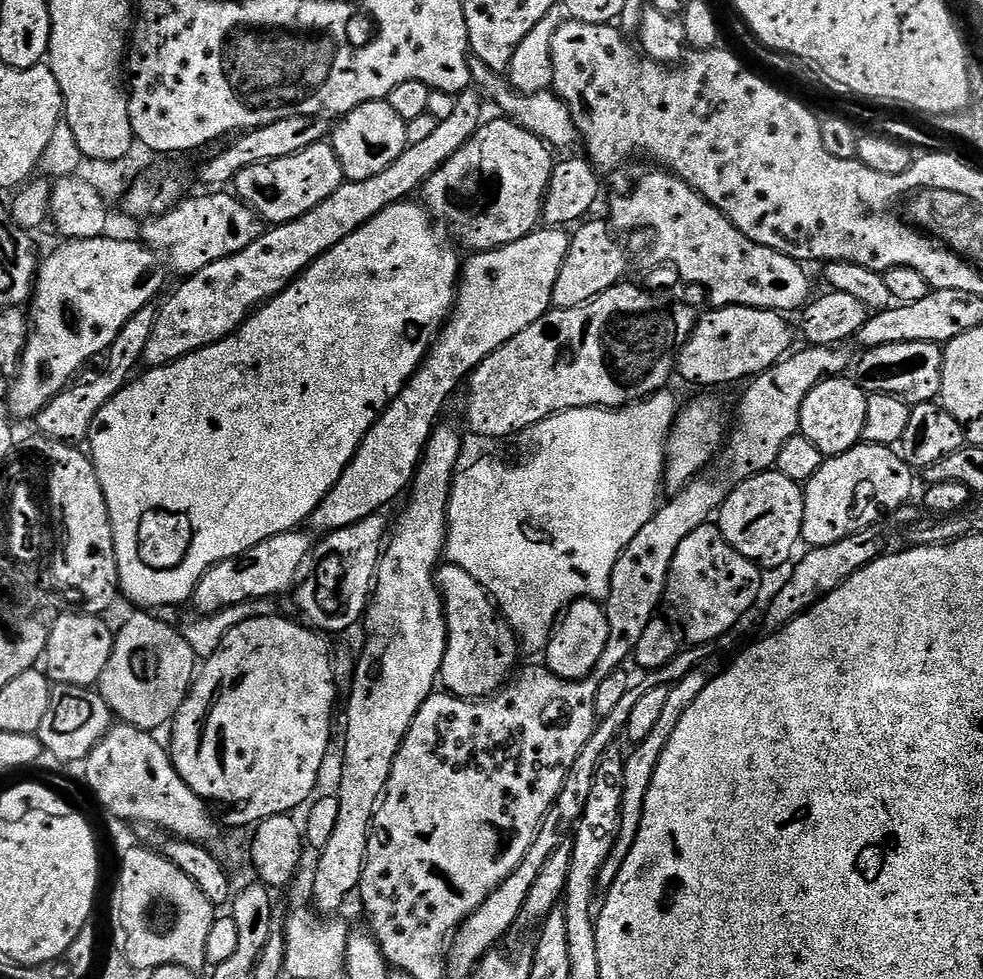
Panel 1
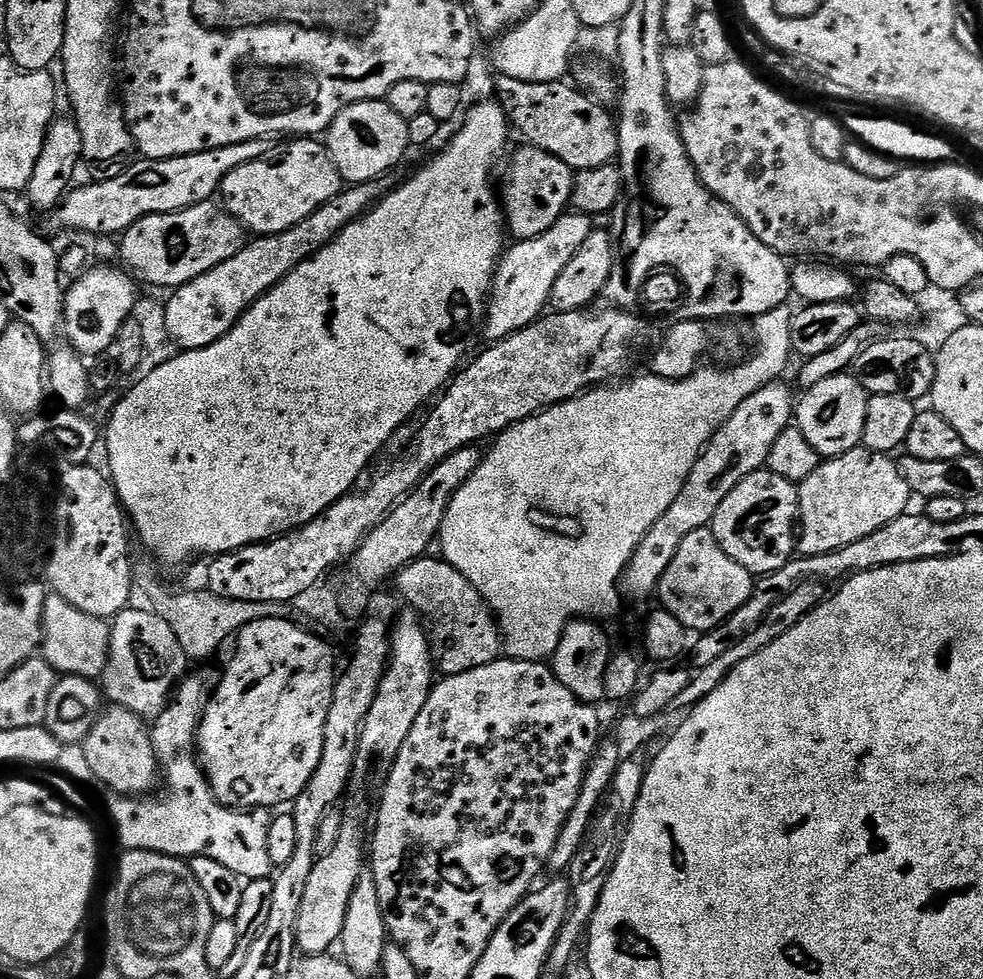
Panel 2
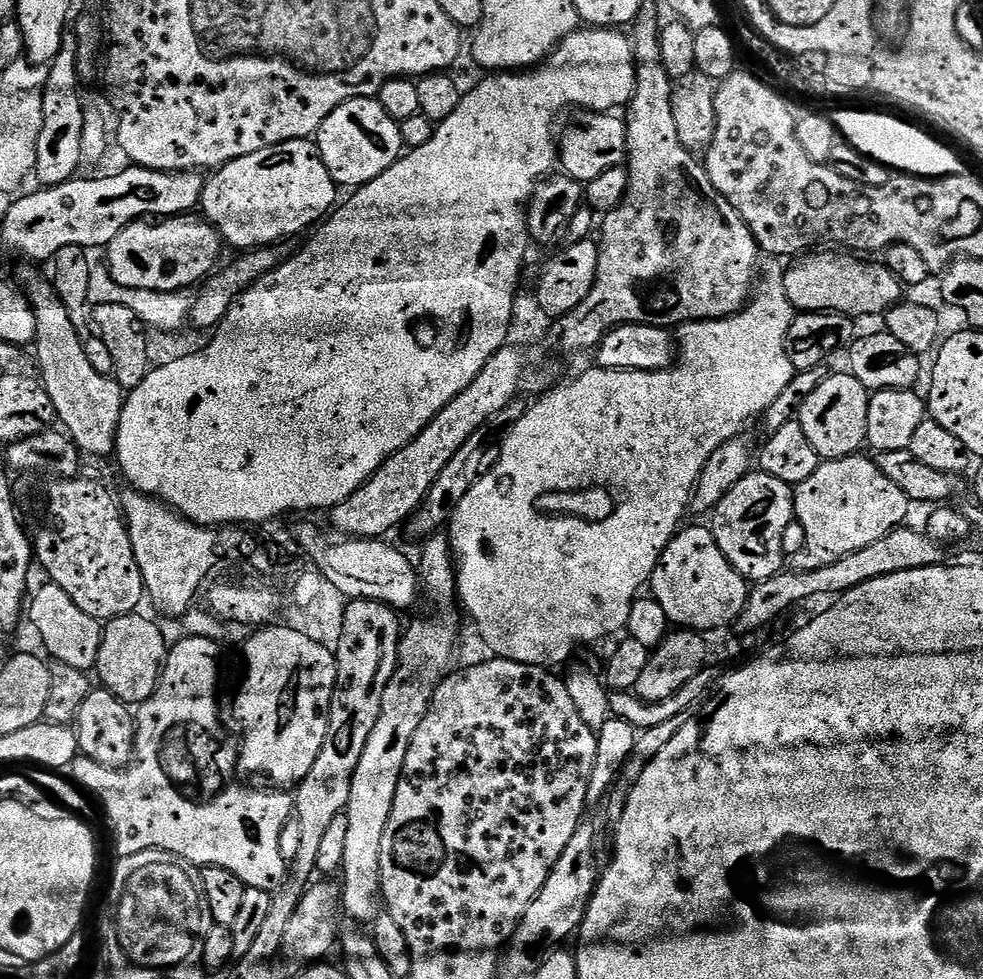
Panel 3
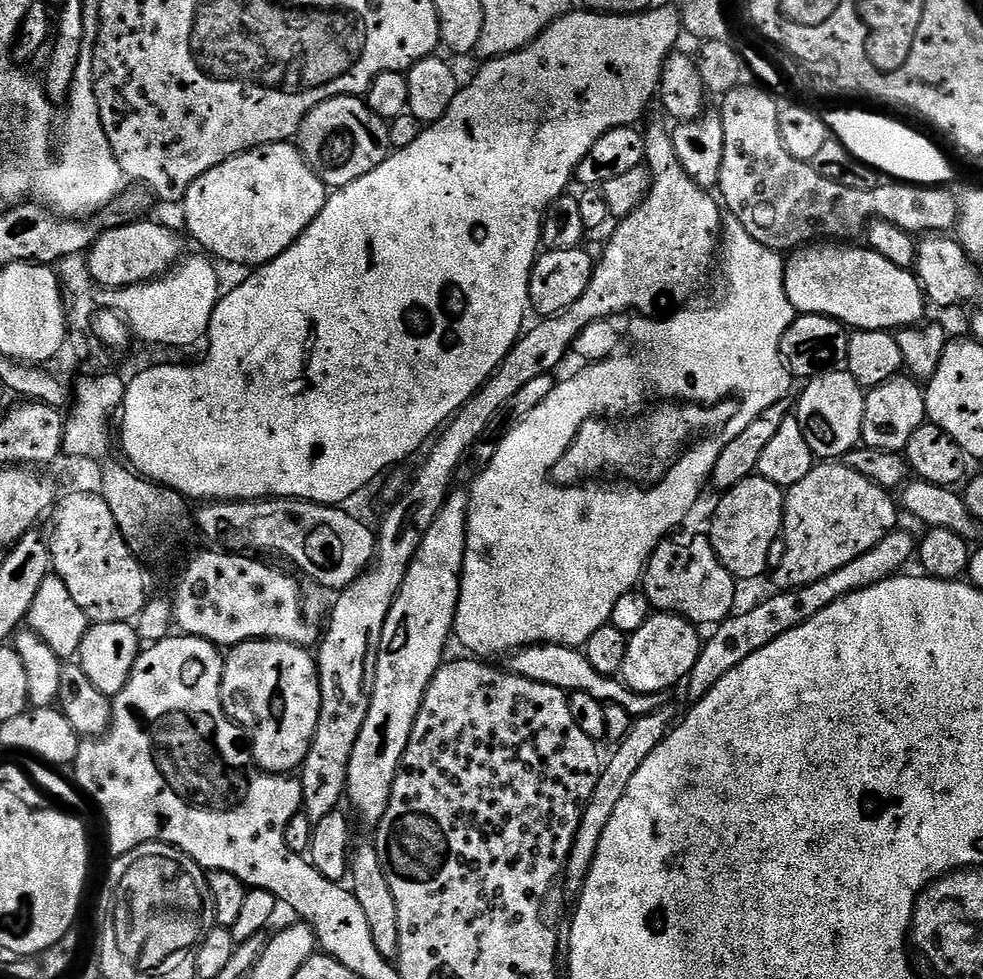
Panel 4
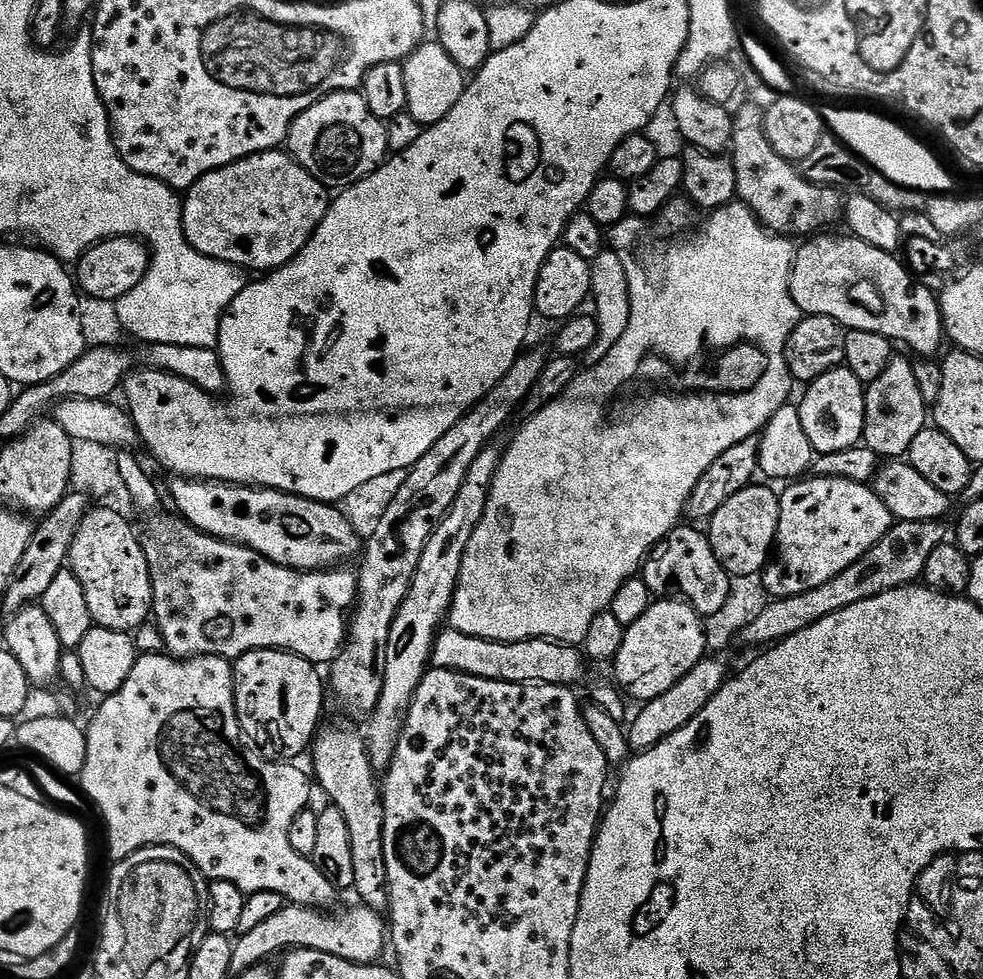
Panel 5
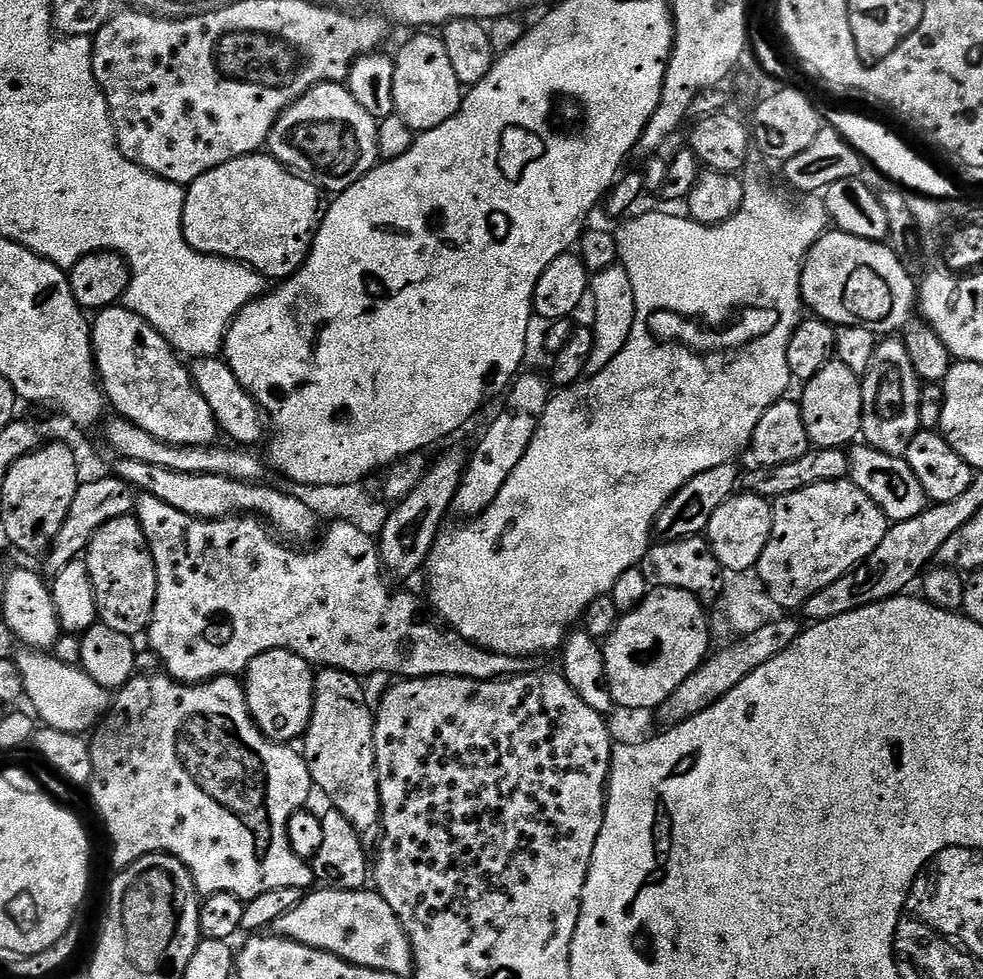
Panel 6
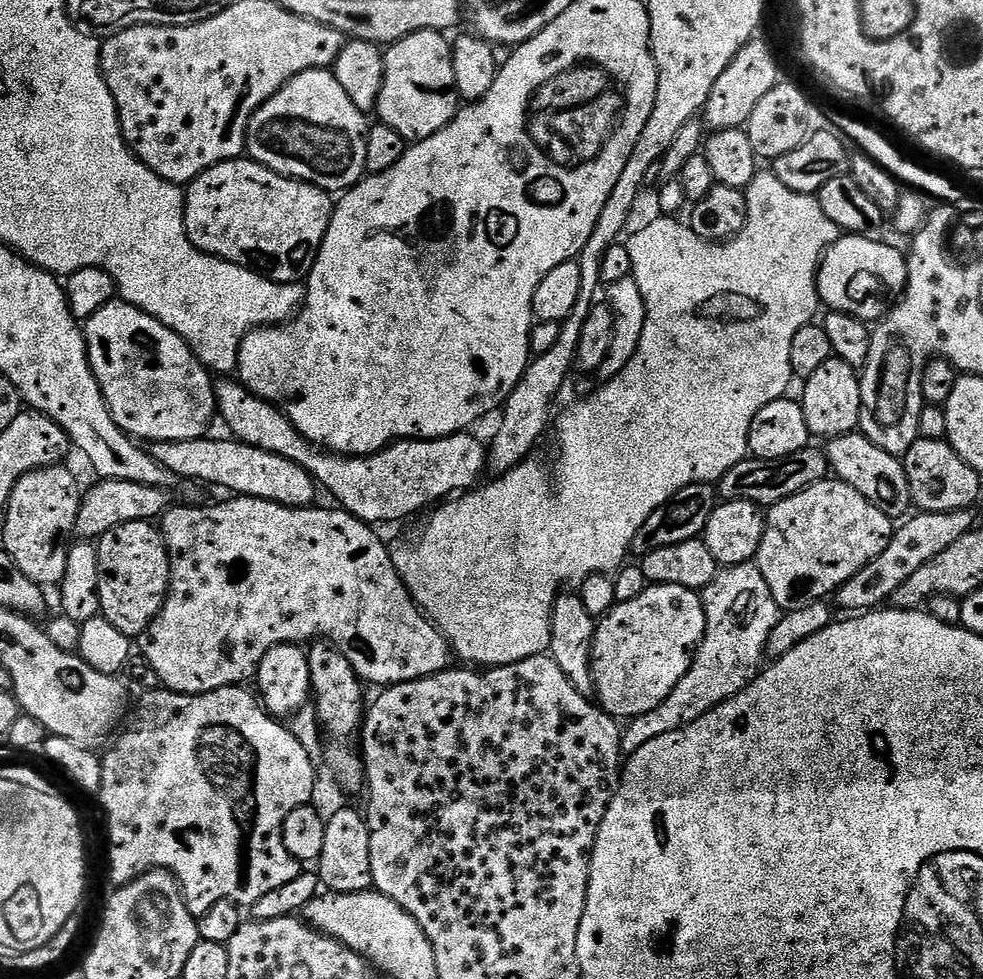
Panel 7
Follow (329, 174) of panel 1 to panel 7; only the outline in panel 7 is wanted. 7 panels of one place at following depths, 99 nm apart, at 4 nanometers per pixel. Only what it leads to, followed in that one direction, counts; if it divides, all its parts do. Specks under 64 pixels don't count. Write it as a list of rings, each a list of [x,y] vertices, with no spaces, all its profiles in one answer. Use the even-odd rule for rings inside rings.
[[[251,158],[207,168],[187,185],[184,225],[192,245],[208,256],[250,268],[276,284],[307,281],[326,238],[334,200],[318,186],[291,180]]]

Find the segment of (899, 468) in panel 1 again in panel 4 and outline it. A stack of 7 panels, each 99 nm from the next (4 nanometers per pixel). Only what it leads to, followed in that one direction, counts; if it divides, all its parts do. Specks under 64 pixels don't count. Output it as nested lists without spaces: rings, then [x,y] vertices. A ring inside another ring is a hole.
[[[820,462],[811,470],[810,474],[806,474],[806,478],[802,478],[802,482],[798,482],[793,488],[787,489],[784,498],[784,526],[782,529],[782,545],[784,544],[784,553],[780,556],[780,565],[771,573],[772,580],[780,590],[790,588],[801,588],[807,584],[818,582],[822,578],[826,578],[830,574],[834,574],[834,570],[838,570],[842,566],[846,566],[850,562],[854,562],[854,558],[858,558],[862,554],[866,554],[878,542],[882,542],[882,538],[886,538],[897,527],[896,524],[896,508],[898,512],[898,504],[892,501],[893,493],[887,488],[880,488],[870,480],[864,478],[862,474],[858,474],[858,470],[850,470],[842,462]]]

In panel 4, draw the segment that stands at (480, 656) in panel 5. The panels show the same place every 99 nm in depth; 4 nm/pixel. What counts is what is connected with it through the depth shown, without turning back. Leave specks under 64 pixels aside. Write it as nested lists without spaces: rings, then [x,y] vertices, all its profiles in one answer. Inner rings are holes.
[[[534,644],[519,649],[511,660],[510,671],[515,676],[530,678],[534,682],[560,688],[566,694],[585,692],[590,694],[590,698],[599,700],[605,706],[610,704],[622,706],[622,710],[626,710],[626,714],[630,714],[633,718],[656,712],[666,704],[663,695],[654,692],[636,692],[629,688],[623,679],[610,678],[608,674],[598,671],[579,648],[567,648],[561,644]]]

